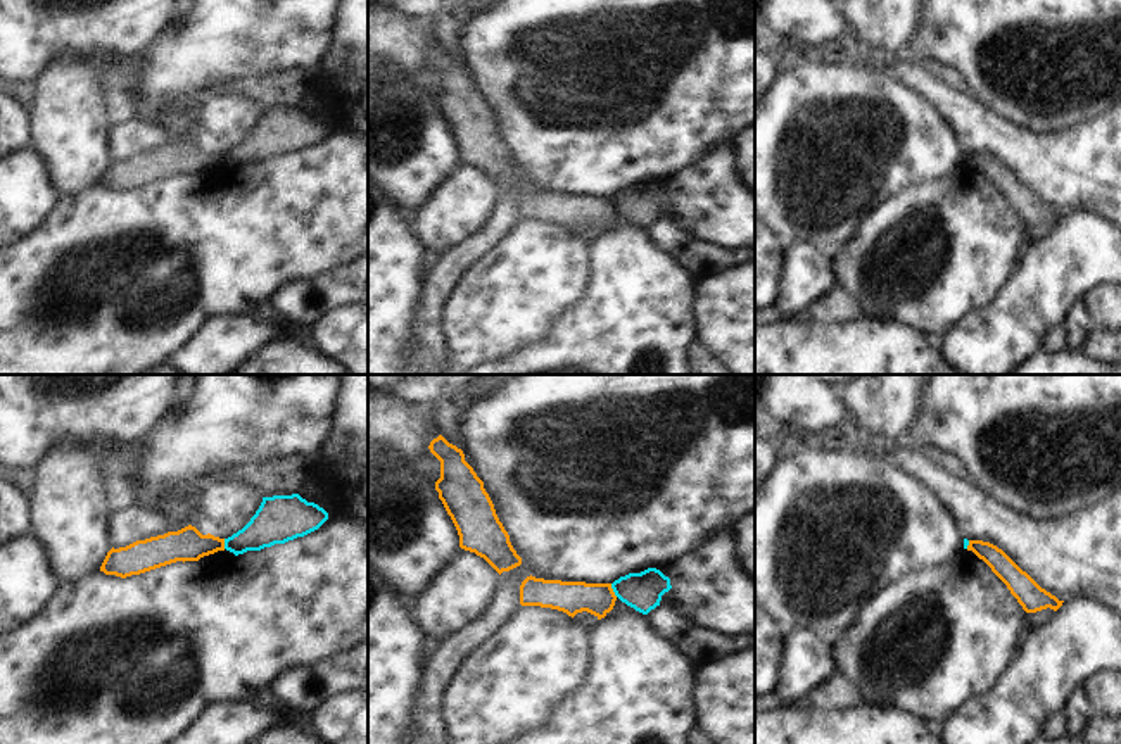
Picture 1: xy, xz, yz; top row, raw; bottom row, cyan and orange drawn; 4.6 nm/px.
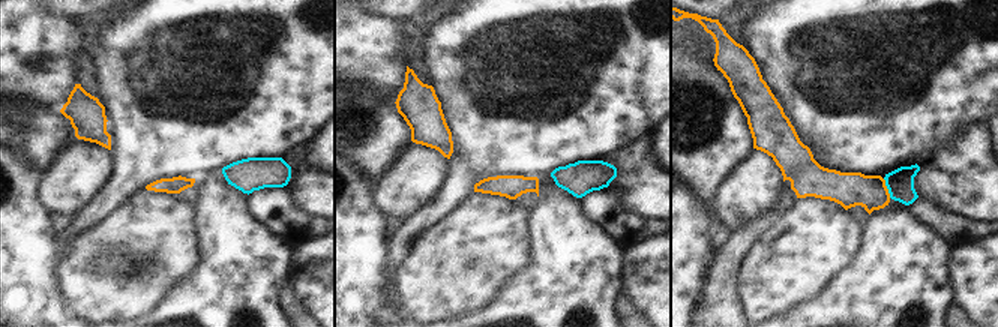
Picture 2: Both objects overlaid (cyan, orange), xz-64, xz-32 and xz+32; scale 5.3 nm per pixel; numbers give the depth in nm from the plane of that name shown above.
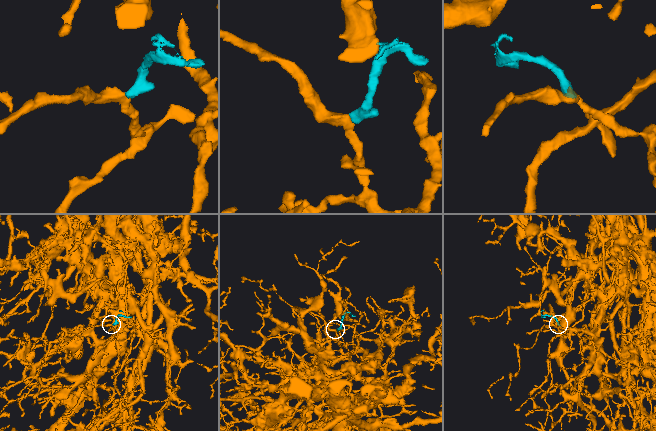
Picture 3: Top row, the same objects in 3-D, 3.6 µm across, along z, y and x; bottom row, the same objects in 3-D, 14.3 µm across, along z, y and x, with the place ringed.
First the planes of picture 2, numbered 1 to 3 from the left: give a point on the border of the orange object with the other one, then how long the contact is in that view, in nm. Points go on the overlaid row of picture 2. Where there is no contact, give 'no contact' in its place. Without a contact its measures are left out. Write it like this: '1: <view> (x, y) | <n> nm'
1: no contact
2: no contact
3: xz+32 (887, 188) | 110 nm

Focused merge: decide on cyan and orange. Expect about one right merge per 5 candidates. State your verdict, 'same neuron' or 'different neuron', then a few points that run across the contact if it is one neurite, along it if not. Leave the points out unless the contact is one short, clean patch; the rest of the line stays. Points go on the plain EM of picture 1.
different neuron; line xz (610, 197), (617, 209)

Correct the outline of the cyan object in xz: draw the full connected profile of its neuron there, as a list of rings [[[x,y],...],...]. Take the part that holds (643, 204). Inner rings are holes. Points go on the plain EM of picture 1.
[[[648,181],[641,186],[629,186],[611,197],[615,209],[634,221],[636,224],[648,228],[660,219],[662,209],[672,202],[670,192],[656,181]]]

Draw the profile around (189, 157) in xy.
[[[188,138],[178,145],[136,154],[126,161],[112,161],[100,185],[126,192],[176,174],[199,174],[218,164],[225,164],[225,152],[211,147],[202,148],[195,140]]]

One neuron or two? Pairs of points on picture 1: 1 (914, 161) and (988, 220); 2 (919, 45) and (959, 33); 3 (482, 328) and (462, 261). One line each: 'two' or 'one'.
1: two
2: one
3: two

